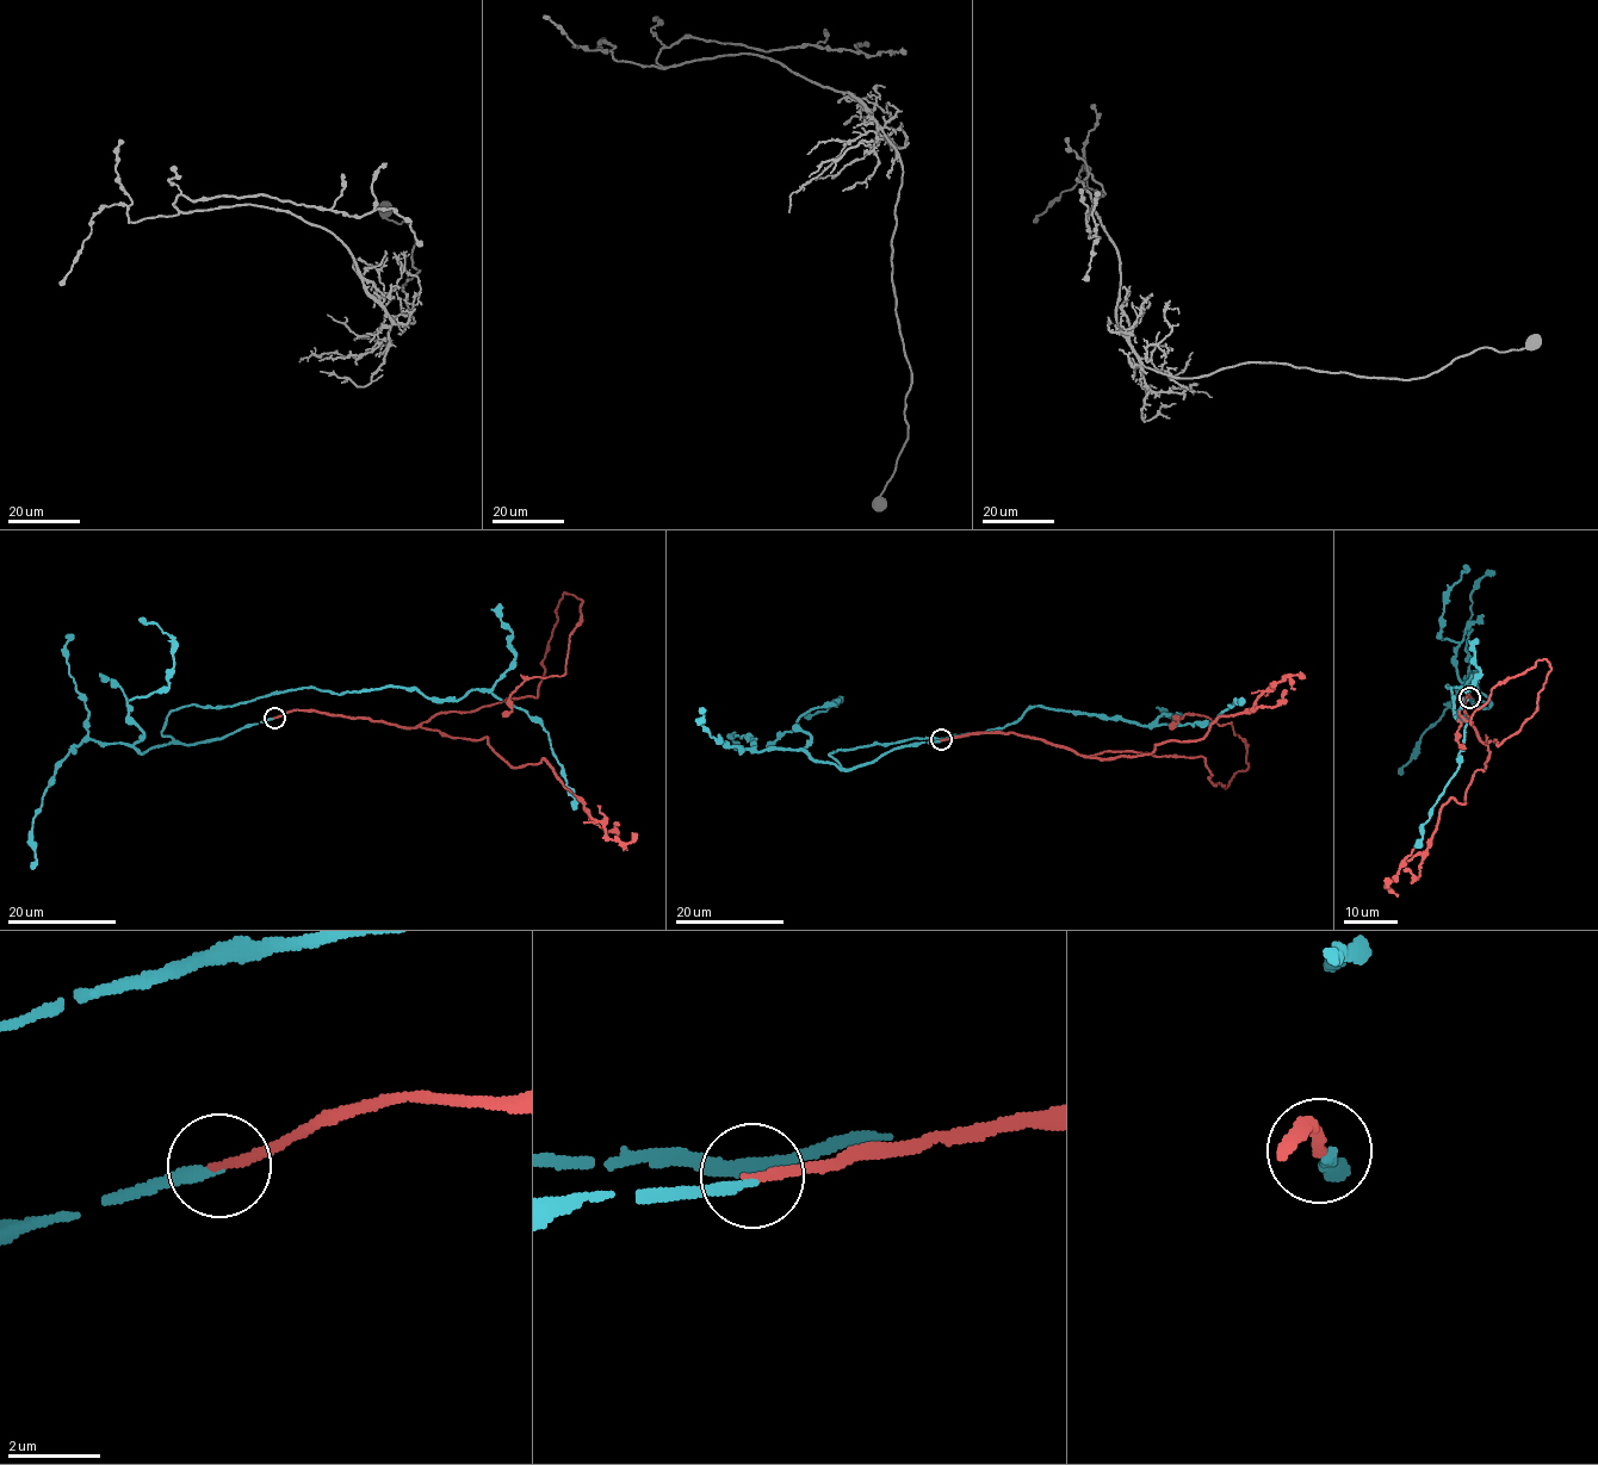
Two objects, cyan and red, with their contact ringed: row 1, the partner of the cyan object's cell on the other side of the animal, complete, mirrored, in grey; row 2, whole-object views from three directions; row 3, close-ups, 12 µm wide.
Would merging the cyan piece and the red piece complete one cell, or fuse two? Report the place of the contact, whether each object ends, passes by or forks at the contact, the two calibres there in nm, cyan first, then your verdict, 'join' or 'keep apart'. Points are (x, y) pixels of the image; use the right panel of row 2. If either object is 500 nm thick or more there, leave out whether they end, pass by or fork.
place (1469, 697); cyan ends; red ends; calibres 220 and 200 nm; keep apart

